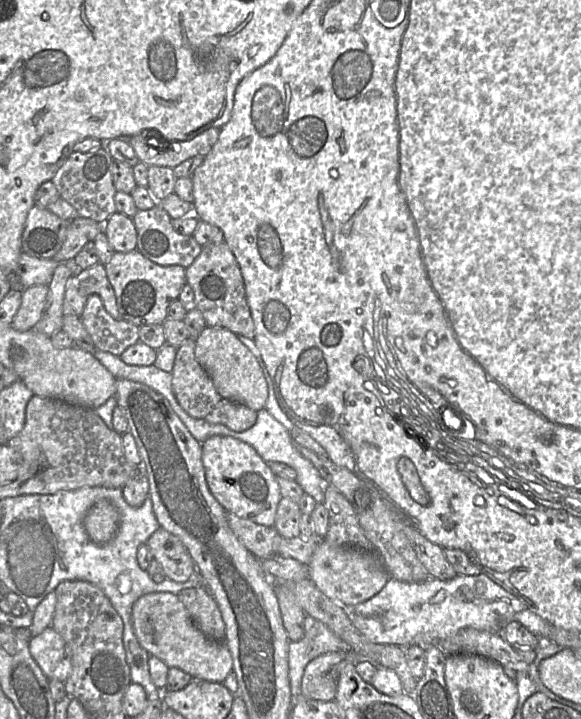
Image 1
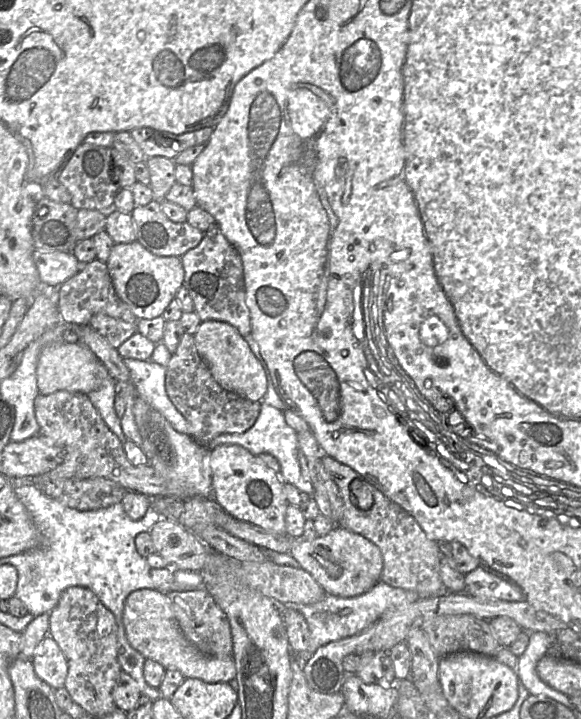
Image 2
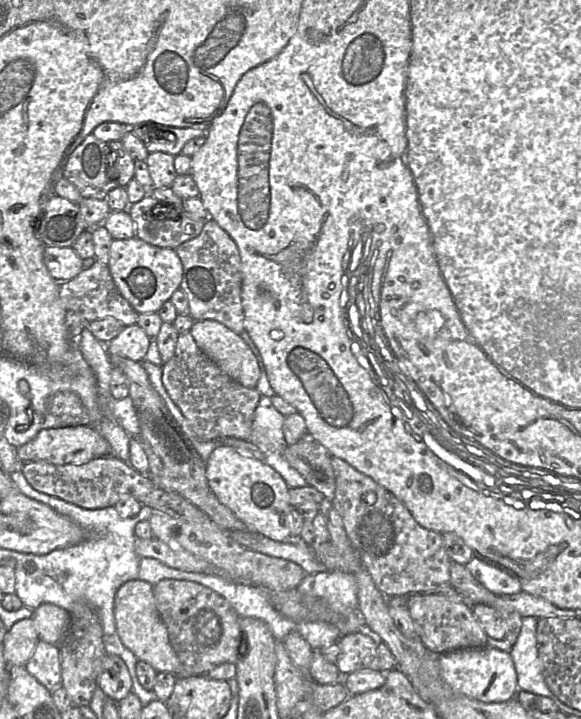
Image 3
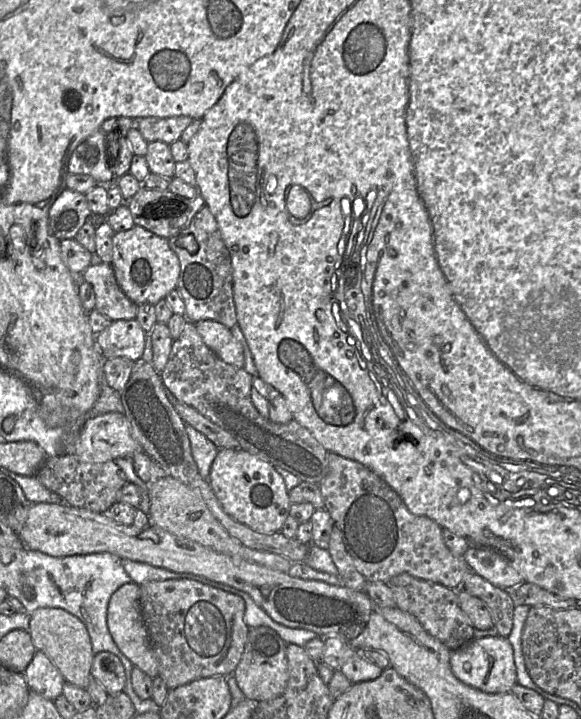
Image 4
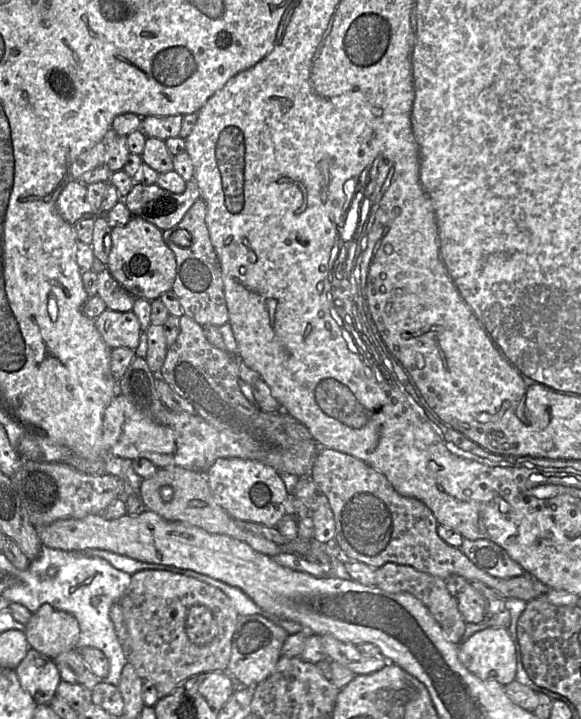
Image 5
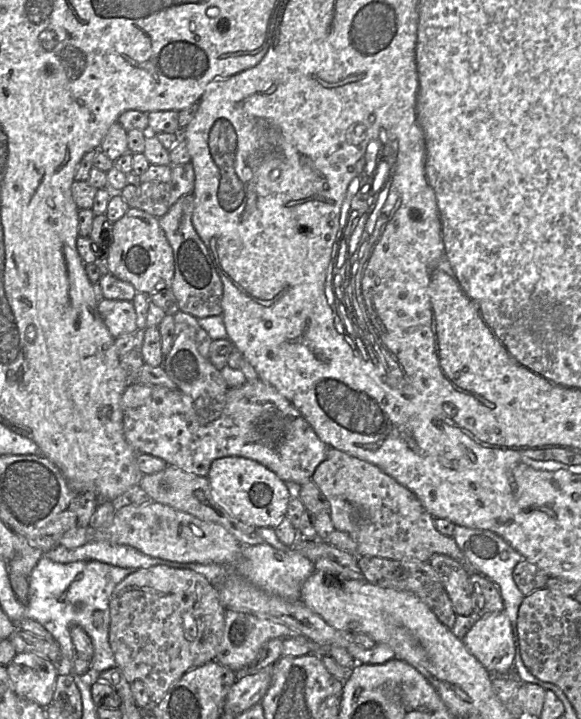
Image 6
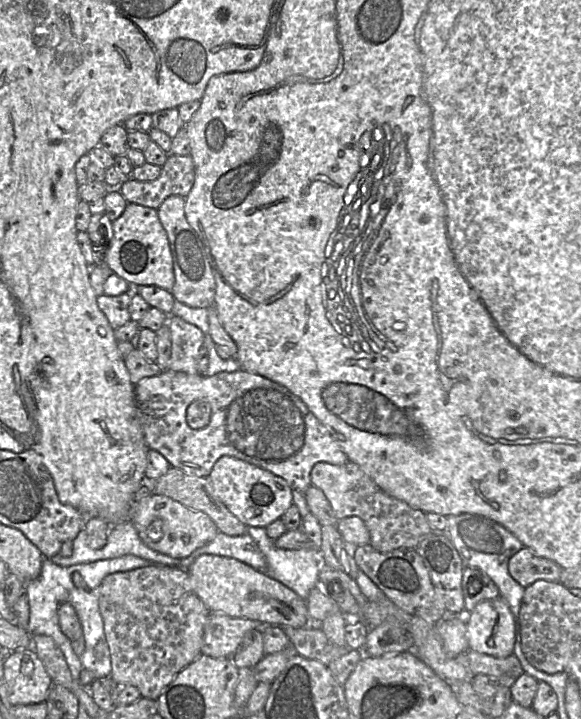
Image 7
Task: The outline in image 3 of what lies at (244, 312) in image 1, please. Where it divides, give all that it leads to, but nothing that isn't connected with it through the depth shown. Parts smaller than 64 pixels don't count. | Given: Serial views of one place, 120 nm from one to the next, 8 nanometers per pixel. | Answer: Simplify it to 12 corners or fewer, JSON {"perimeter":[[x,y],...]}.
{"perimeter":[[208,218],[175,251],[194,320],[245,329],[241,257]]}

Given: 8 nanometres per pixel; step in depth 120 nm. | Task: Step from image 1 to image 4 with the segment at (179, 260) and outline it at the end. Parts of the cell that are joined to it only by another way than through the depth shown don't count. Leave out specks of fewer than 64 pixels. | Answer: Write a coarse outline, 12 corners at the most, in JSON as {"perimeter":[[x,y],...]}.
{"perimeter":[[142,185],[125,204],[135,225],[178,236],[205,205],[177,202]]}

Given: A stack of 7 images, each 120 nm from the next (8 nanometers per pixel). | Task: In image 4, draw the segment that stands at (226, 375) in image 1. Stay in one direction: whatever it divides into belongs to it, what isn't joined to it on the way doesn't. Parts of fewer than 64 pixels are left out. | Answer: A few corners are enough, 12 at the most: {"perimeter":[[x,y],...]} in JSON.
{"perimeter":[[215,320],[195,326],[204,343],[228,364],[244,368],[243,347]]}

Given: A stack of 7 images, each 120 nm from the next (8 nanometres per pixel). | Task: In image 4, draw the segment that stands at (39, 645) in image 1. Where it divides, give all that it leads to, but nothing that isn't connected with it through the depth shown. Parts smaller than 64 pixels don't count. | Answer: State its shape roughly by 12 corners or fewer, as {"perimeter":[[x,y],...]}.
{"perimeter":[[36,651],[23,672],[32,692],[54,701],[65,679]]}

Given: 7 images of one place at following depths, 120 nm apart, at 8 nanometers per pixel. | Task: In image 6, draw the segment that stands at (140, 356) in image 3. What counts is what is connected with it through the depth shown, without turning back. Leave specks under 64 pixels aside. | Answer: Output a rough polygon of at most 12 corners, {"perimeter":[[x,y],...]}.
{"perimeter":[[104,298],[98,311],[111,335],[137,330],[133,301]]}

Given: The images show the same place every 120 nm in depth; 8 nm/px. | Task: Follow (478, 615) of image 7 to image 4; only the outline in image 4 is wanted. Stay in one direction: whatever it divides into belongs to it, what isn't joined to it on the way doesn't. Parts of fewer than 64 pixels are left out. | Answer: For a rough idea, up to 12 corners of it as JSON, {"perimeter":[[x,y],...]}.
{"perimeter":[[508,637],[474,638],[452,651],[457,679],[486,693],[517,683]]}

